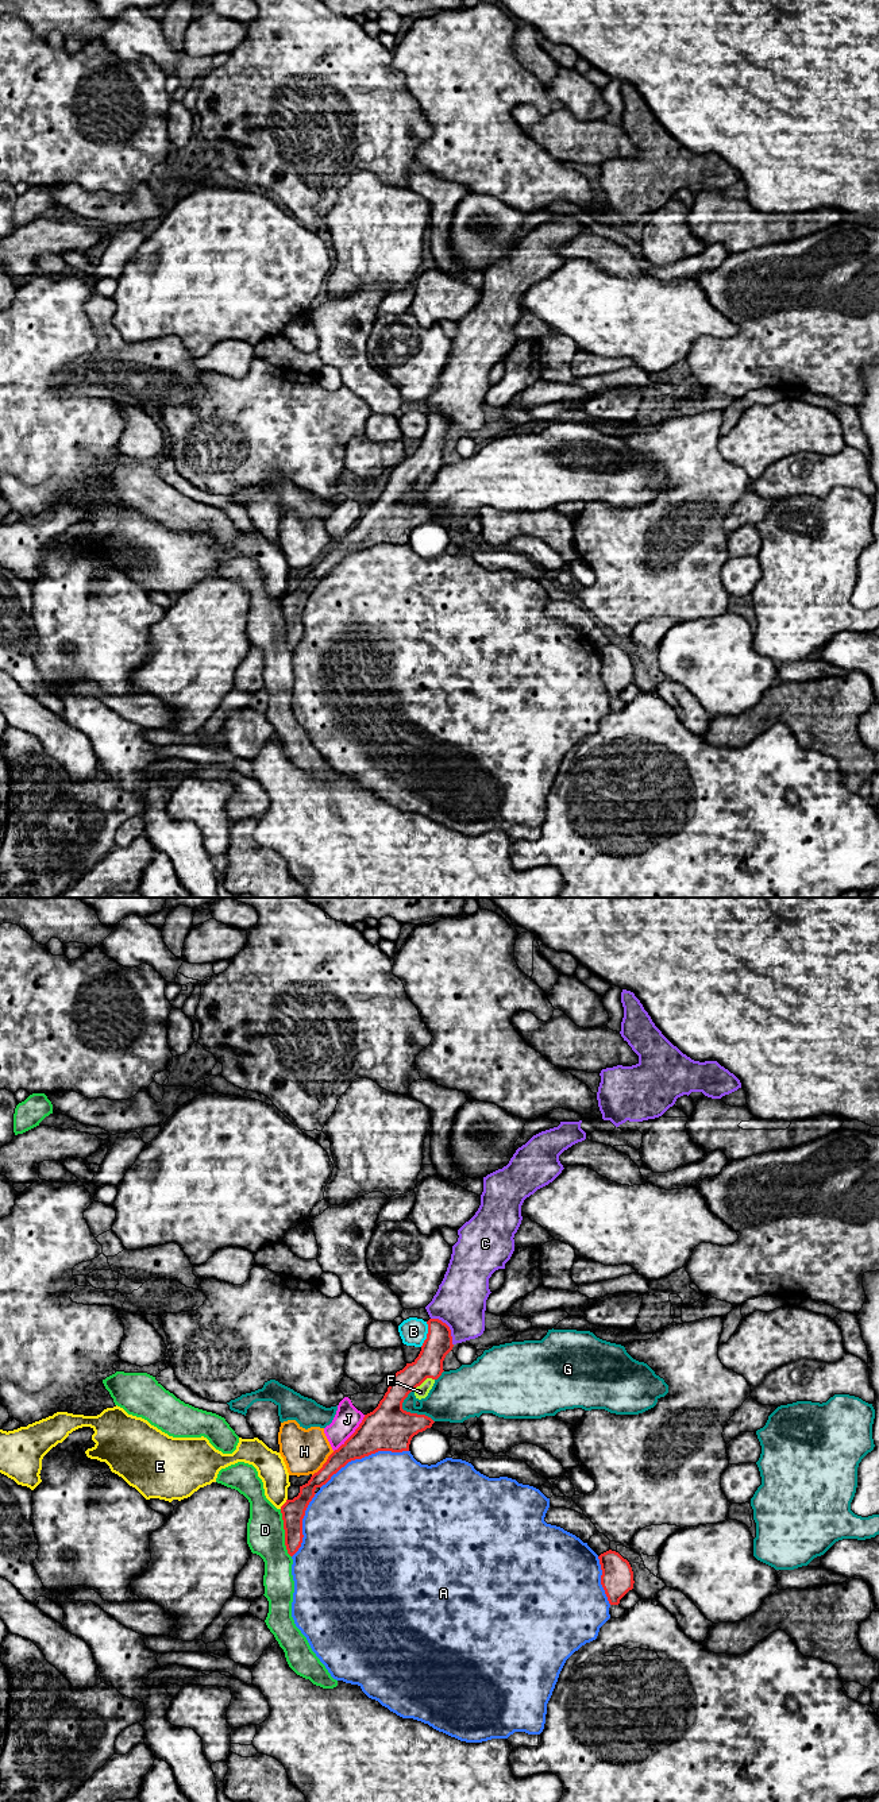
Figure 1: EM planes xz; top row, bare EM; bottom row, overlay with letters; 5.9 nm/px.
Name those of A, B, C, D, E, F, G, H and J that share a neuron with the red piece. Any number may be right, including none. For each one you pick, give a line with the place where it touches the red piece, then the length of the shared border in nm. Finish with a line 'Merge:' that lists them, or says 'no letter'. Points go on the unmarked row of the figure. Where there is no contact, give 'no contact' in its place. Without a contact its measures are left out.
F: contact xz (423, 474); length 140 nm
Merge: F

